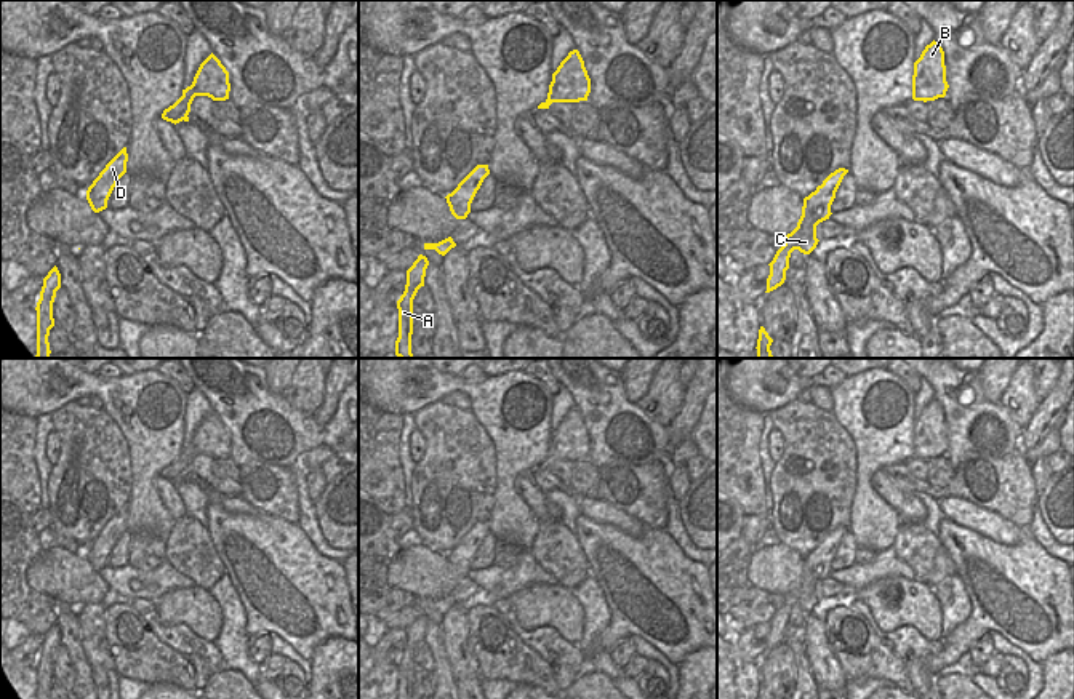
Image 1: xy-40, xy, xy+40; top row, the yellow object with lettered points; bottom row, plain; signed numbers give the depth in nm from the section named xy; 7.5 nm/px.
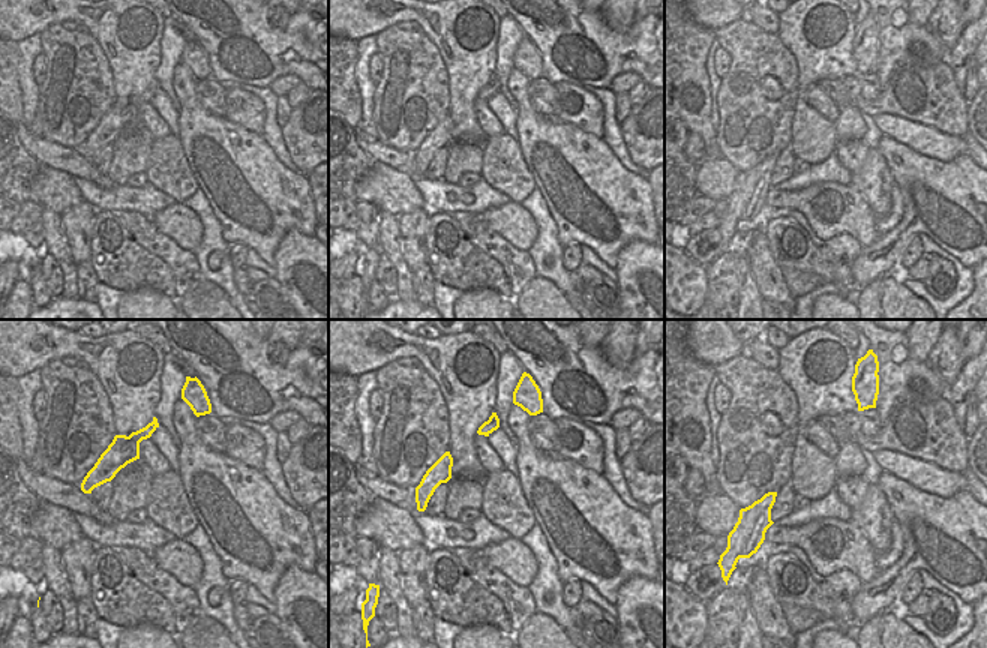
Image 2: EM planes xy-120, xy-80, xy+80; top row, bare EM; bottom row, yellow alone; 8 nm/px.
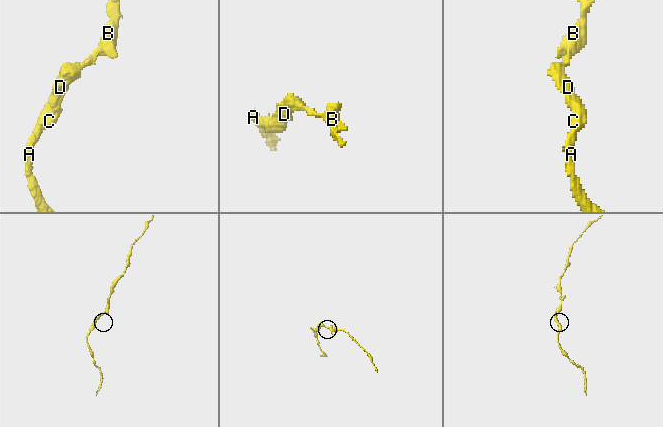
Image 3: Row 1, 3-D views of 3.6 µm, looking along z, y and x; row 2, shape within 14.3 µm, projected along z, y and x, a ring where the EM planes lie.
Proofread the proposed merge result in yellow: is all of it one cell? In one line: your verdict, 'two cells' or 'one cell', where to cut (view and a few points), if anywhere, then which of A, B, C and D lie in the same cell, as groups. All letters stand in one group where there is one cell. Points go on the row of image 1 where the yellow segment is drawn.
one cell; no cut; A B C D

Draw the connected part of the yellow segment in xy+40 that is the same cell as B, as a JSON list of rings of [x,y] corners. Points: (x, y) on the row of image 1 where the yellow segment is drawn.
[[[933,40],[914,62],[912,99],[924,102],[935,101],[944,98],[948,88],[944,51]]]

